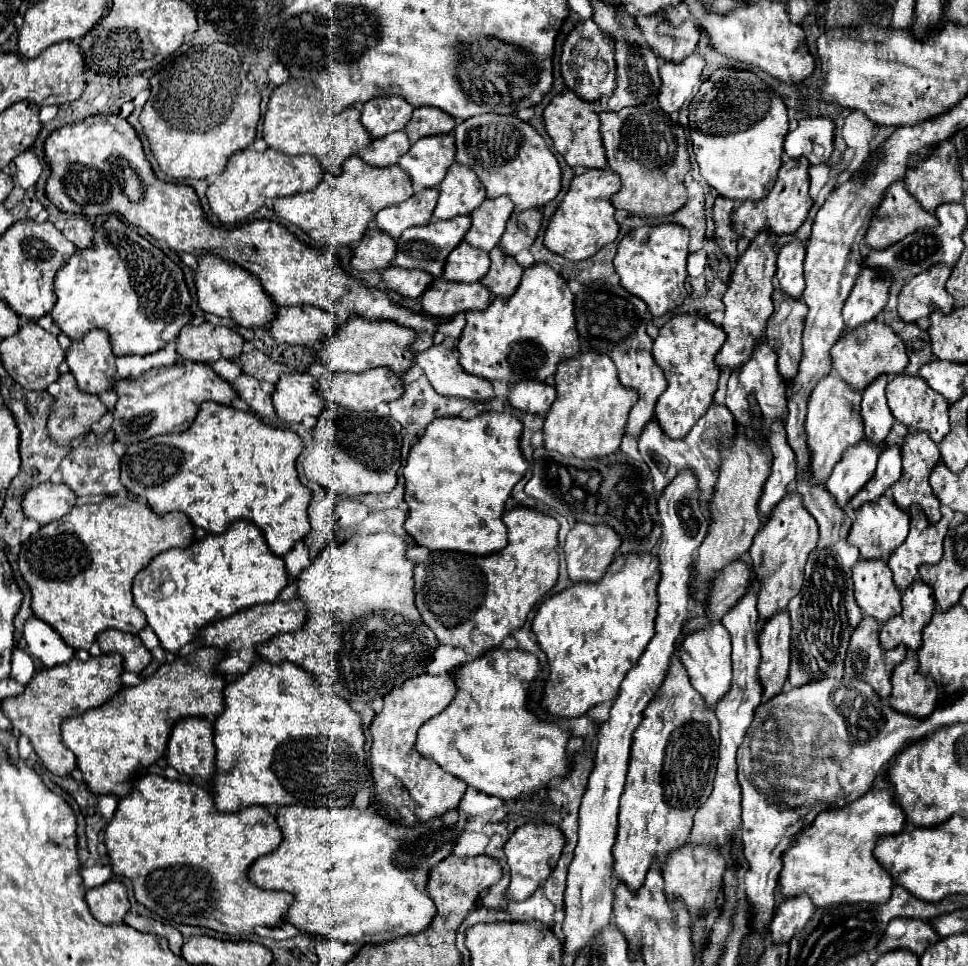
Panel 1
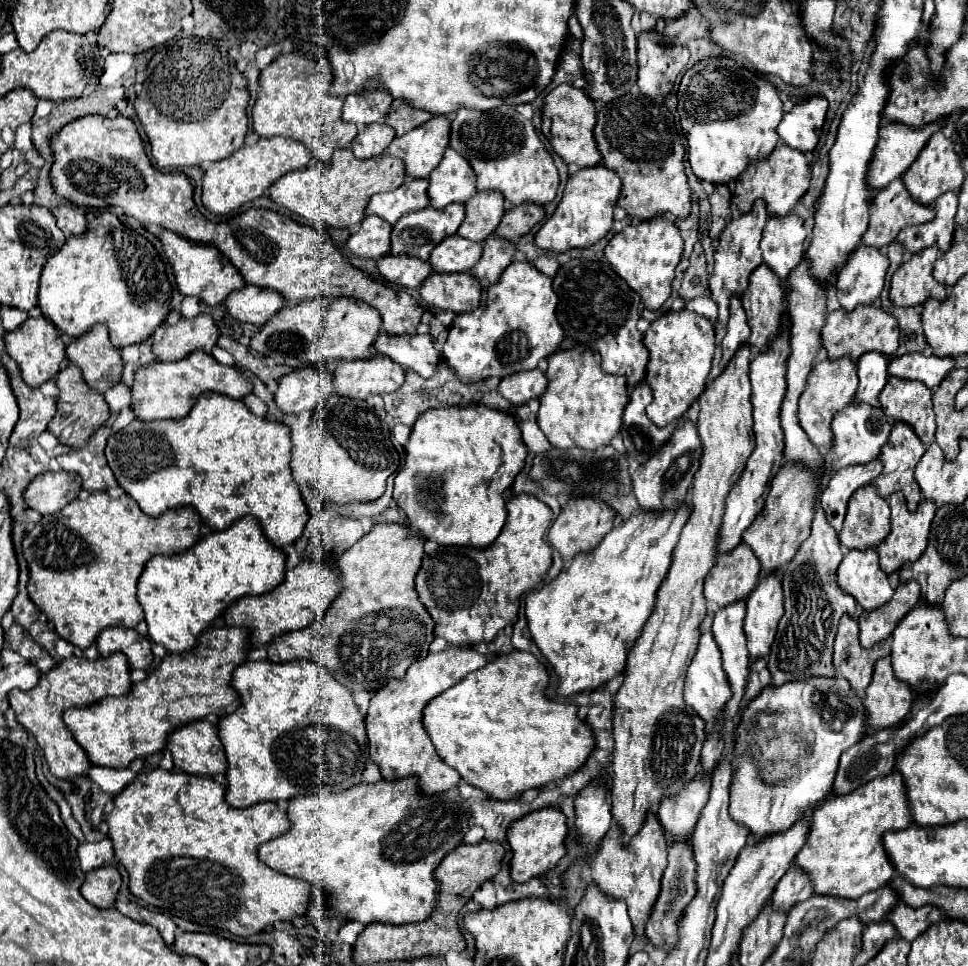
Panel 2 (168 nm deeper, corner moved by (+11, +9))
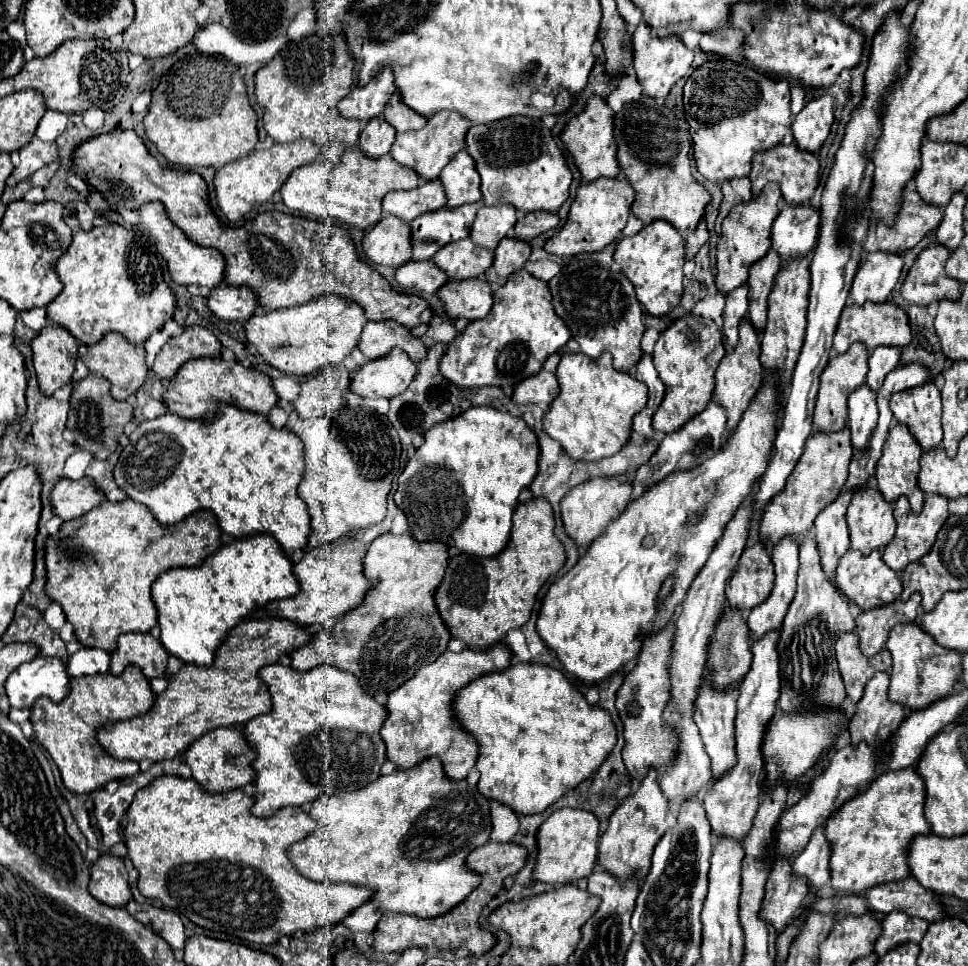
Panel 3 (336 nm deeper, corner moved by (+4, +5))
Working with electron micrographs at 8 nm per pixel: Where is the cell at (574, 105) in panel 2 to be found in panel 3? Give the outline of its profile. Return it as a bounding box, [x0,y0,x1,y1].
[562,95,620,183]

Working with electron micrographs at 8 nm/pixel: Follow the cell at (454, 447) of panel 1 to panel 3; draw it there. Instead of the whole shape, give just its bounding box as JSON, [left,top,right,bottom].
[394,407,538,557]

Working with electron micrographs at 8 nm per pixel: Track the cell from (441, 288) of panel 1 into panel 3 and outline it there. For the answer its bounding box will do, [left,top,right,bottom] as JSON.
[438,279,492,319]

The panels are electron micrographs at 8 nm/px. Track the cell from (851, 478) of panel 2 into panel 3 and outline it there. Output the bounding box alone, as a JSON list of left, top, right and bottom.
[814,491,852,581]

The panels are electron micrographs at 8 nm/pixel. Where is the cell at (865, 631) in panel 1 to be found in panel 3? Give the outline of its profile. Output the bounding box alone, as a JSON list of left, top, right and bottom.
[834,633,876,705]

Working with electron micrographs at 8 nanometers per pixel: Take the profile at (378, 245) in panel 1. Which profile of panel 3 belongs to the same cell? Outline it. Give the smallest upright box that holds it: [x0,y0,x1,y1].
[362,215,412,265]

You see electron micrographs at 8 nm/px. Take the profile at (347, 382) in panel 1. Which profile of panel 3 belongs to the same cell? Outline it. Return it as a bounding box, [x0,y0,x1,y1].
[350,349,418,399]

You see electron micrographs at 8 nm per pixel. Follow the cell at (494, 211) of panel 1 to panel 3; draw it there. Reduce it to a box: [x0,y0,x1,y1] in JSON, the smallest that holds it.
[470,205,516,249]

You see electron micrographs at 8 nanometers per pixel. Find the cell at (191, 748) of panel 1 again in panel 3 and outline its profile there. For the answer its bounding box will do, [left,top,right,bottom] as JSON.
[186,727,256,793]

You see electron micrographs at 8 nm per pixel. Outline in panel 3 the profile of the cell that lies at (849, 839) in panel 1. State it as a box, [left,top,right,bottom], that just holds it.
[826,767,932,893]

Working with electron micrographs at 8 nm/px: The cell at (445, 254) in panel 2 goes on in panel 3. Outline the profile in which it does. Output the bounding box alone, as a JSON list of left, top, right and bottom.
[432,239,494,281]

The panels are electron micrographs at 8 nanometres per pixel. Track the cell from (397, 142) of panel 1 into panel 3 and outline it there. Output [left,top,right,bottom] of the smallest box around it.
[358,117,396,157]

